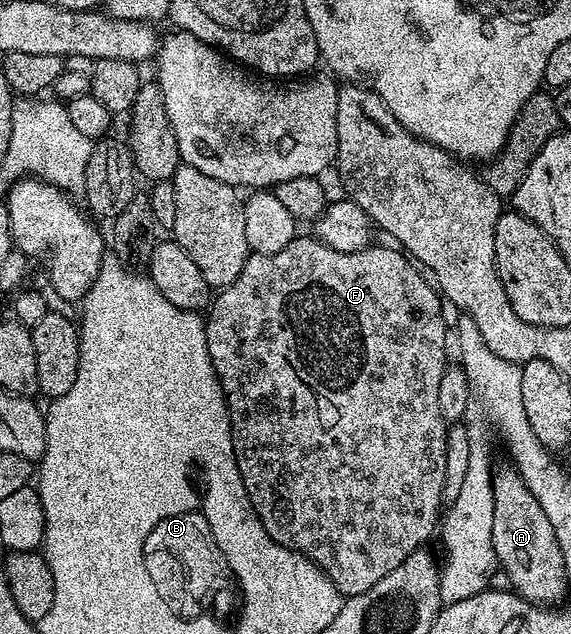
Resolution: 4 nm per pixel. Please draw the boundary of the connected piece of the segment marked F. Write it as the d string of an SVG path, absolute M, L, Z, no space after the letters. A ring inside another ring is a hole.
M295 237L294 241L288 244L288 248L280 248L280 252L275 254L251 253L250 257L246 259L244 268L240 268L240 276L236 276L236 280L232 280L232 284L223 286L217 291L216 297L204 318L206 339L208 340L208 356L212 360L212 368L216 372L218 382L222 385L222 395L230 413L230 431L232 432L236 464L240 468L242 483L248 492L248 500L252 504L252 508L258 513L262 527L268 532L268 536L272 536L272 540L276 540L276 544L287 546L289 550L295 550L297 554L302 554L305 558L309 558L310 561L317 564L334 581L339 592L346 598L351 598L360 592L368 592L368 588L372 588L372 584L376 584L376 580L384 580L384 576L388 576L388 572L392 572L394 568L400 568L400 564L404 564L412 556L412 552L423 549L427 545L426 541L433 534L435 537L436 531L439 529L440 515L444 510L442 489L447 489L448 486L446 481L446 432L448 422L441 412L439 399L440 378L448 367L448 360L446 360L446 318L442 315L444 302L439 291L431 285L427 275L401 249L395 248L393 245L390 245L390 247L371 244L360 252L336 252L336 248L319 242L317 237L309 237Z

